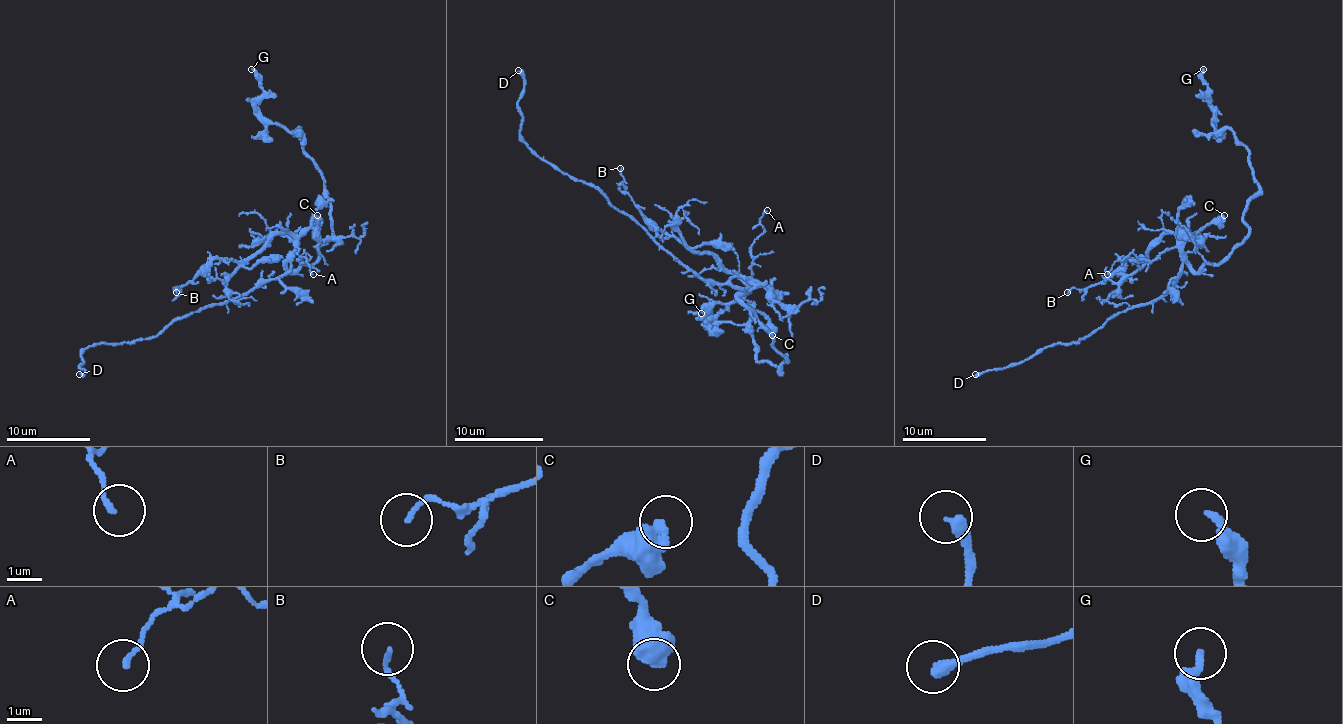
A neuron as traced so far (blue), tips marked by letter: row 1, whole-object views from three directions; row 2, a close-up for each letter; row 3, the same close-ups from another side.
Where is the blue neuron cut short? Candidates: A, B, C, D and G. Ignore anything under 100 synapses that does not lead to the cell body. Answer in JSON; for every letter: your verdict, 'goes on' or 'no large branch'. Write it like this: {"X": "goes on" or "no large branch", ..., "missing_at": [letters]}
{"A": "no large branch", "B": "no large branch", "C": "no large branch", "D": "goes on", "G": "no large branch", "missing_at": ["D"]}

